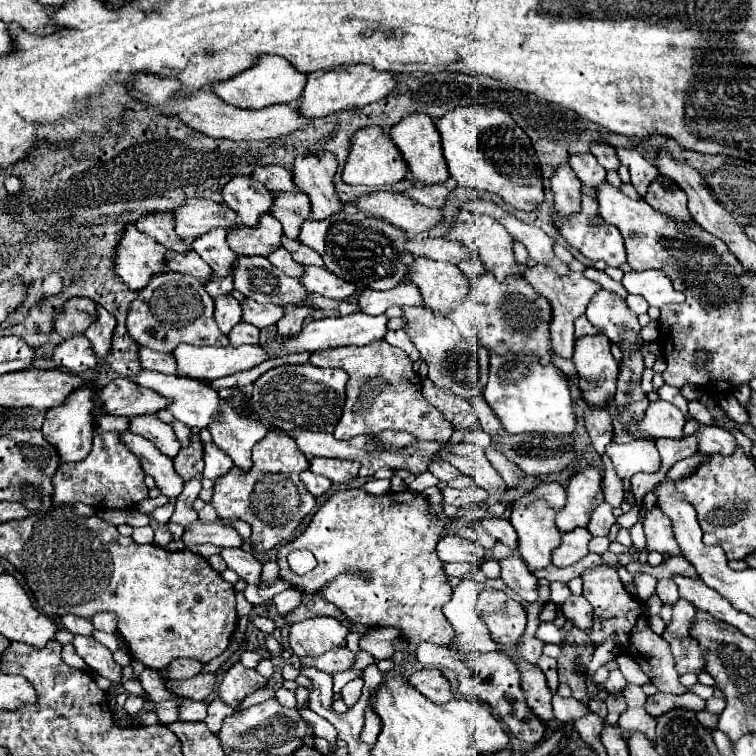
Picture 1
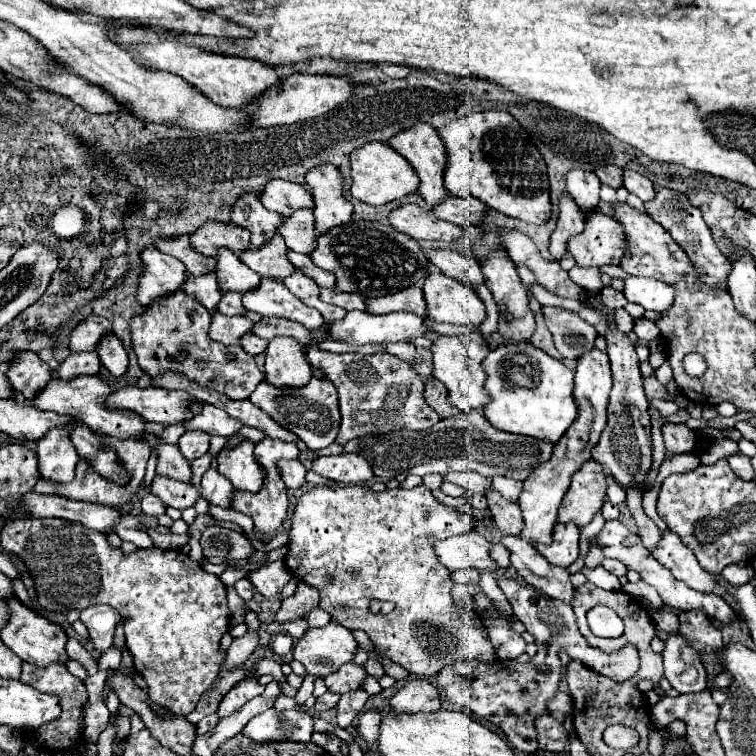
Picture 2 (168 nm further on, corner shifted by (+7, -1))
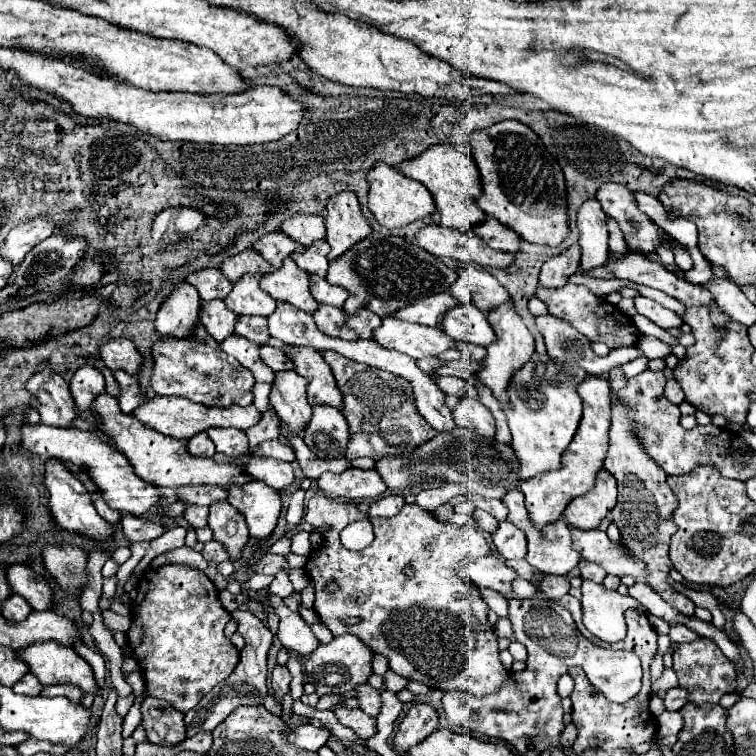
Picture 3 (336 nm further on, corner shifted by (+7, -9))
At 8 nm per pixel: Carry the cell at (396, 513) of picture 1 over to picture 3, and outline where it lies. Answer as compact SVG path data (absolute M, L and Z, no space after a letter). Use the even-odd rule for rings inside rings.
M313 497L305 505L307 523L313 527L327 525L329 531L323 535L323 547L319 547L309 563L307 573L315 583L315 613L319 615L321 623L333 633L333 637L353 633L363 643L367 643L373 653L381 653L389 659L389 667L411 681L425 683L431 689L441 691L467 691L469 695L491 695L497 693L507 679L507 669L499 661L499 647L497 635L487 621L489 607L483 601L479 589L473 583L467 583L457 575L457 567L477 557L491 555L491 545L487 543L483 531L479 527L459 527L451 523L437 521L429 511L421 509L417 503L405 505L401 513L395 517L369 517L361 513L353 503L341 503L329 497ZM369 519L373 525L375 539L363 551L347 551L341 541L339 533L353 521ZM405 569L413 569L413 577L405 575ZM335 581L337 591L327 593L327 583ZM351 593L359 593L357 601L349 601ZM345 617L359 617L357 625L345 625Z

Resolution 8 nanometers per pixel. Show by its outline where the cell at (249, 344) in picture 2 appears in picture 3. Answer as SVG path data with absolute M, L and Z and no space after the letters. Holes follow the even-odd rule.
M265 345L265 347L261 347L259 349L261 351L261 359L273 369L273 371L285 371L285 369L293 369L293 363L291 363L291 359L283 353L283 351L279 351L279 349L275 349L275 347L269 347L269 345Z

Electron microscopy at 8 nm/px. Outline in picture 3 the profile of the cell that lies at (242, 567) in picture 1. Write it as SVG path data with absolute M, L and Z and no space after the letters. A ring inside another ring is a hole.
M269 595L269 605L275 609L275 613L281 617L279 623L279 631L277 637L283 643L283 647L301 653L303 657L311 655L311 651L315 651L315 647L319 647L321 643L317 641L317 637L313 635L311 627L303 621L303 617L299 613L293 613L287 609L287 605L283 603L281 597L277 595Z

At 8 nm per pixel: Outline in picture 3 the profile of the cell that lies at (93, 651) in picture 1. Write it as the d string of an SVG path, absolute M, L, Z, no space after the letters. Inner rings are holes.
M145 697L141 713L143 713L143 727L151 743L177 745L179 741L183 741L185 737L183 713L175 711L169 703L163 703L163 699ZM153 711L157 711L157 717L153 717Z

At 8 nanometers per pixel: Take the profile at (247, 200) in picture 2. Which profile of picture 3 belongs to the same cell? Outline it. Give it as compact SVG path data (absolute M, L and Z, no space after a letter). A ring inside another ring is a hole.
M281 231L271 233L271 235L263 235L255 245L255 251L259 251L263 255L263 259L267 263L271 263L275 269L279 269L283 265L283 259L293 255L295 251L305 251L303 245L295 243L293 239L289 239L287 235L283 235Z

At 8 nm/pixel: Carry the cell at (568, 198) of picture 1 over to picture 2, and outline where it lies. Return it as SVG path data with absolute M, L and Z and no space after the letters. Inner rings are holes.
M563 193L559 199L559 217L557 217L557 227L551 235L551 259L559 261L565 251L567 251L567 239L571 235L577 235L579 231L583 231L585 227L585 217L579 209L579 205L575 203L575 199L571 199L571 195Z

